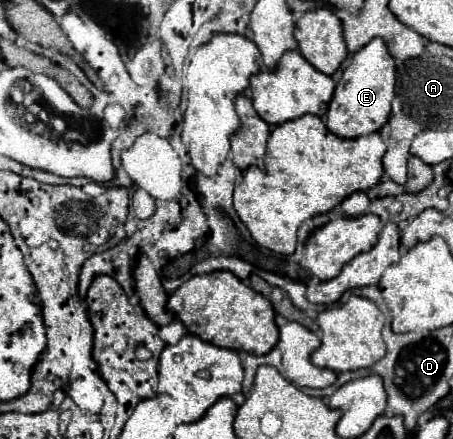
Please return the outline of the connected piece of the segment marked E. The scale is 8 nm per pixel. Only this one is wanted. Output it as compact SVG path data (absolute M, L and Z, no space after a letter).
M371 39L363 49L359 49L351 63L343 69L341 81L337 83L335 97L329 103L327 127L339 137L359 137L381 129L391 113L391 101L395 97L395 65L393 57L385 49L383 39Z

